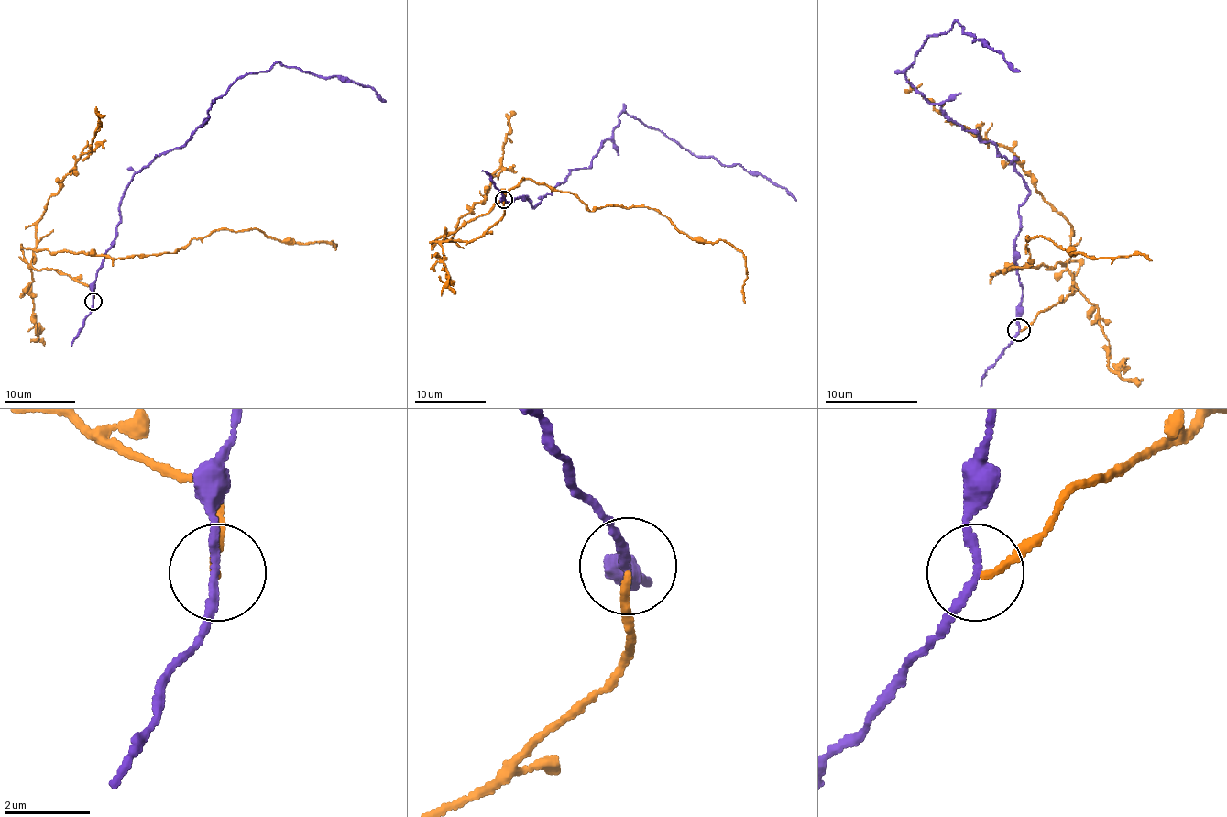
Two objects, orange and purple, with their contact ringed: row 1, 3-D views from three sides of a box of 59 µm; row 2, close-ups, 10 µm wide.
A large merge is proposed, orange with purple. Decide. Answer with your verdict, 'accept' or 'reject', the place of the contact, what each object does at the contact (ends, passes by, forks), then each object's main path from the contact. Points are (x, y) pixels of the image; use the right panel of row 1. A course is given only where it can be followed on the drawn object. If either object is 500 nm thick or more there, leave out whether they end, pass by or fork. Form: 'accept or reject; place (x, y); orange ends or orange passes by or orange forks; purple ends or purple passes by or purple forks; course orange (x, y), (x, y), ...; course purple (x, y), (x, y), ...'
reject; place (1018, 330); orange ends; purple passes by; course orange (1019, 329), (1072, 290), (1058, 262), (991, 273), (1033, 259), (1028, 237), (1045, 237), (1070, 255), (1151, 259); course purple (1019, 329), (1014, 244), (1028, 188), (905, 70), (926, 38), (957, 21), (1019, 72)

